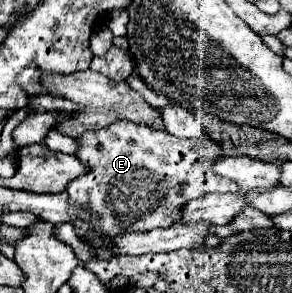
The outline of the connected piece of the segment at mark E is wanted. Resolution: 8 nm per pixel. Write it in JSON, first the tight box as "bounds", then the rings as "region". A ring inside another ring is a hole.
{"bounds":[66,121,238,253],"region":[[[114,121],[108,127],[76,137],[76,157],[90,165],[92,173],[72,181],[66,189],[70,205],[88,207],[98,219],[70,221],[78,239],[88,241],[88,231],[104,239],[108,253],[118,253],[114,243],[106,241],[122,233],[144,233],[150,229],[170,227],[182,217],[182,205],[210,191],[238,191],[238,183],[218,177],[212,171],[214,157],[222,157],[222,149],[210,137],[180,139],[166,131],[156,131],[148,125],[132,121]]]}

